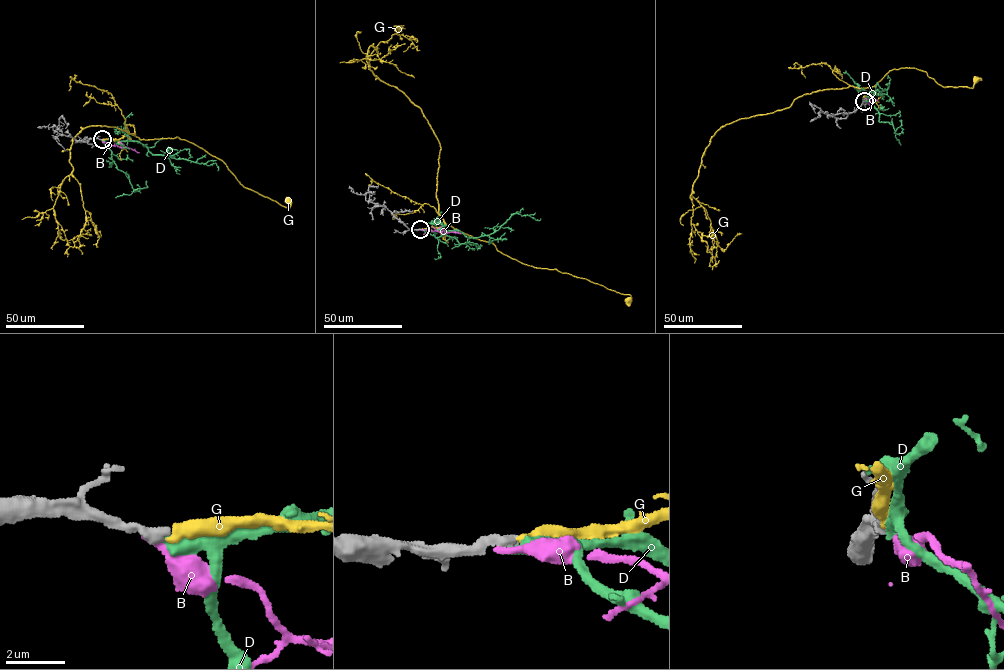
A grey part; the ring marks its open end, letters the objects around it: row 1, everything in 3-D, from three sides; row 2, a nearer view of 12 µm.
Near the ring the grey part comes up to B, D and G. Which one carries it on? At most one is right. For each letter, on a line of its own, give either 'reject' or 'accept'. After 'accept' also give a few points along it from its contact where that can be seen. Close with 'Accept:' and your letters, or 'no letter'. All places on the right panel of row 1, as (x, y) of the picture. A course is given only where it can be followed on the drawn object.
B: reject
D: reject
G: accept | via (864, 101), (862, 87), (871, 88), (890, 70), (901, 67), (922, 70), (944, 87), (972, 87), (976, 80)
Accept: G

